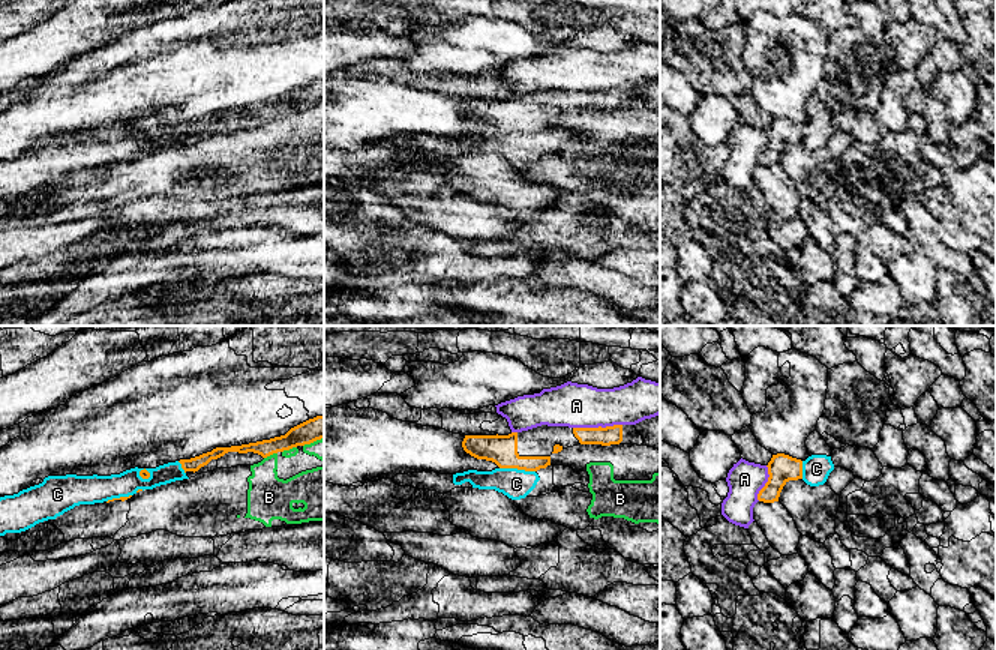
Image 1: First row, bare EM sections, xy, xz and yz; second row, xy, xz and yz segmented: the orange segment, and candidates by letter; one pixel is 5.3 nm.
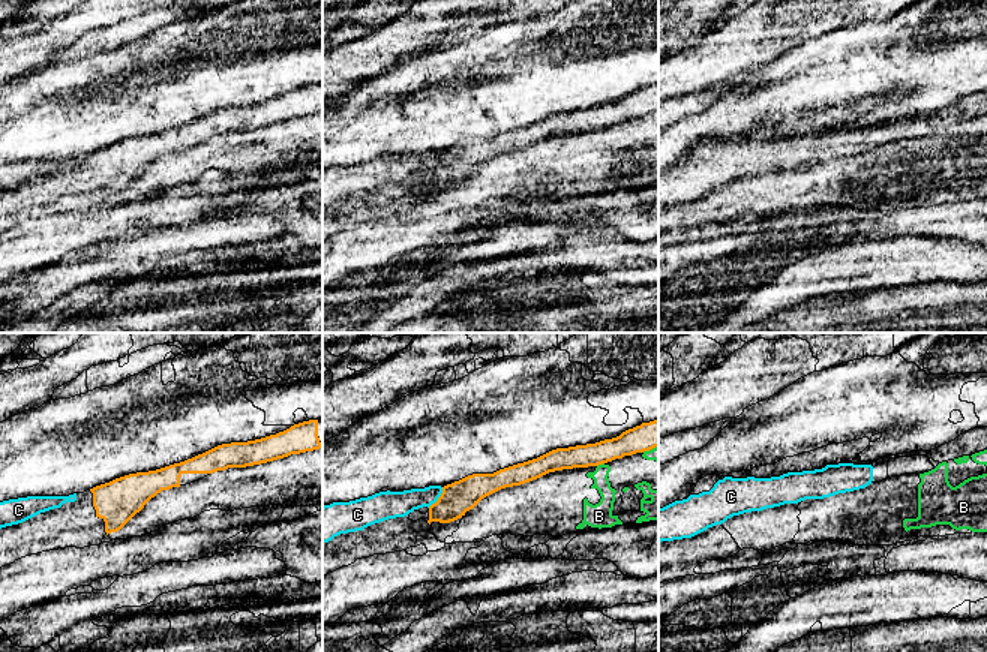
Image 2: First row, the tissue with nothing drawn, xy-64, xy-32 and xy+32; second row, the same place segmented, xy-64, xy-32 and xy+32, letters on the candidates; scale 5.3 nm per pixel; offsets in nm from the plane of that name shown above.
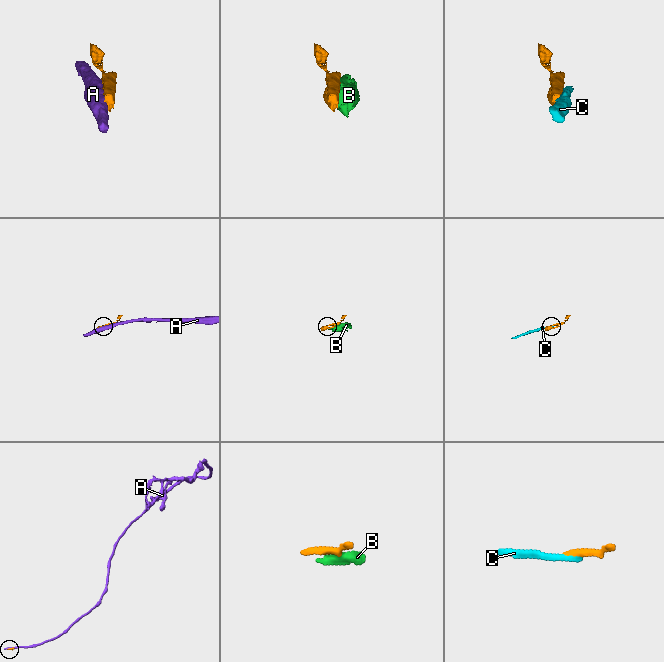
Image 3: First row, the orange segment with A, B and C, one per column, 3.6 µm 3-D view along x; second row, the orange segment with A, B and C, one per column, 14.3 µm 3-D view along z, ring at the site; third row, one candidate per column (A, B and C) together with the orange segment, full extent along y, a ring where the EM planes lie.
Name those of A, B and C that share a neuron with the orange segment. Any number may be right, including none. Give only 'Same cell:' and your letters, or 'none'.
Same cell: none

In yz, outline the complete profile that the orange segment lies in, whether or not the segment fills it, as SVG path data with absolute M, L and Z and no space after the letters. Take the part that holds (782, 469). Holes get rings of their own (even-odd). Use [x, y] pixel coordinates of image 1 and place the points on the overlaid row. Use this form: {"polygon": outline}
{"polygon": "M772 455L766 467L770 477L765 486L758 494L759 501L778 501L780 492L789 480L802 479L802 461L789 455Z"}

